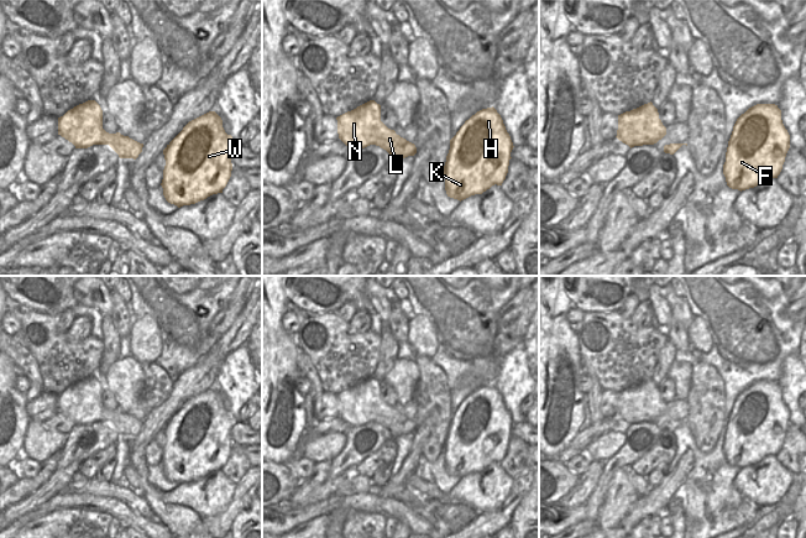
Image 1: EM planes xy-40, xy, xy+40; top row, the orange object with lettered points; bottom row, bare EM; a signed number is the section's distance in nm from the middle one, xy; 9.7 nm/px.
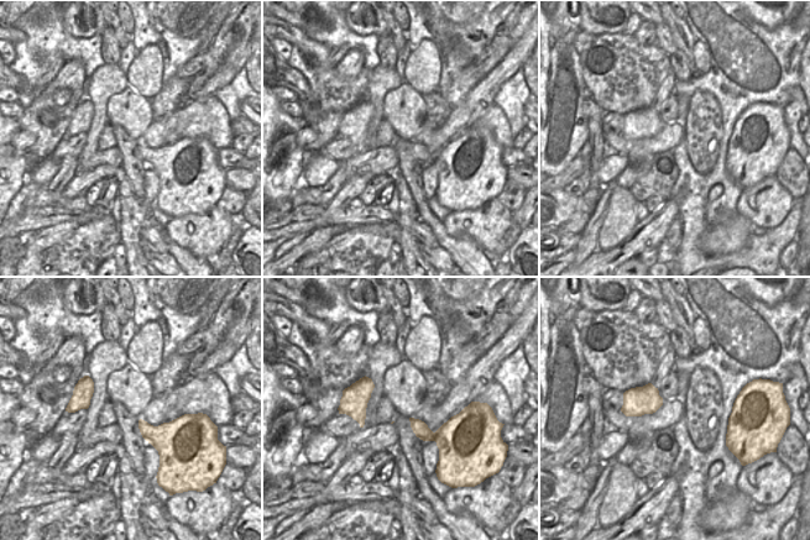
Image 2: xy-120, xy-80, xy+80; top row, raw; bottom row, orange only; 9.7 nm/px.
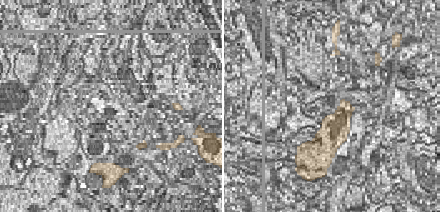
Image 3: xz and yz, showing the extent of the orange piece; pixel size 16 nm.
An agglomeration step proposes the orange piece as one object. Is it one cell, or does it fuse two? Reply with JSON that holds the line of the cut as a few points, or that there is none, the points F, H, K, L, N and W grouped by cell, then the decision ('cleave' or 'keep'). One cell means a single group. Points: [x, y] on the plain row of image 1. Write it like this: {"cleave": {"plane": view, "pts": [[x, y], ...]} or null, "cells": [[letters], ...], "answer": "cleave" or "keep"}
{"cleave": null, "cells": [["F", "H", "K", "L", "N", "W"]], "answer": "keep"}

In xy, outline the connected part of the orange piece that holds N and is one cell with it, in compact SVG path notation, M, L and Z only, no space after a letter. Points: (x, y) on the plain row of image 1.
M370 377L336 395L339 416L350 425L365 425L370 422L386 427L393 437L417 430L414 421L388 406L381 398L381 382Z

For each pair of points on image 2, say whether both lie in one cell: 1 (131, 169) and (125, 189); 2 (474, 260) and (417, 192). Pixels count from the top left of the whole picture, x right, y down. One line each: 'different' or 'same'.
1: different
2: same

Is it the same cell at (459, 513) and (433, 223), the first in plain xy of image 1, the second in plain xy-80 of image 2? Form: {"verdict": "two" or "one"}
{"verdict": "one"}

